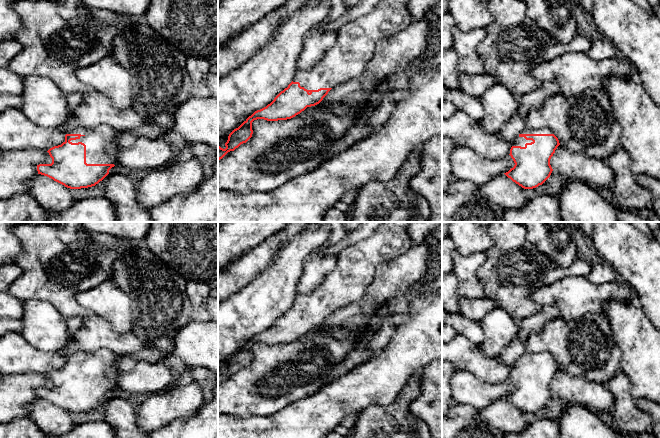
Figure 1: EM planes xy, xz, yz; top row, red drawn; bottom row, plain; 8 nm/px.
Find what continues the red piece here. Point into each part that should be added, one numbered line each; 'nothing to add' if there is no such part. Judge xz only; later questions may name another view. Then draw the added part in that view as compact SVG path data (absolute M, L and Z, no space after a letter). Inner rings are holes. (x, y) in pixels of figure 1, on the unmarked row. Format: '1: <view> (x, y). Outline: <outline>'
1: xz (356, 265). Outline: M383 222L371 236L343 249L337 255L335 268L311 293L297 295L293 306L299 306L307 314L333 312L358 301L374 279L376 269L407 252L414 246L408 234L409 222Z

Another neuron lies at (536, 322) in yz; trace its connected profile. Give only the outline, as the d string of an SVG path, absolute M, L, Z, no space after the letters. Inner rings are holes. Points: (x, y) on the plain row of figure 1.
M544 306L538 313L521 320L518 337L499 354L497 359L505 365L514 365L526 351L525 343L528 335L531 332L542 330L547 322L558 317L560 314L557 307Z

